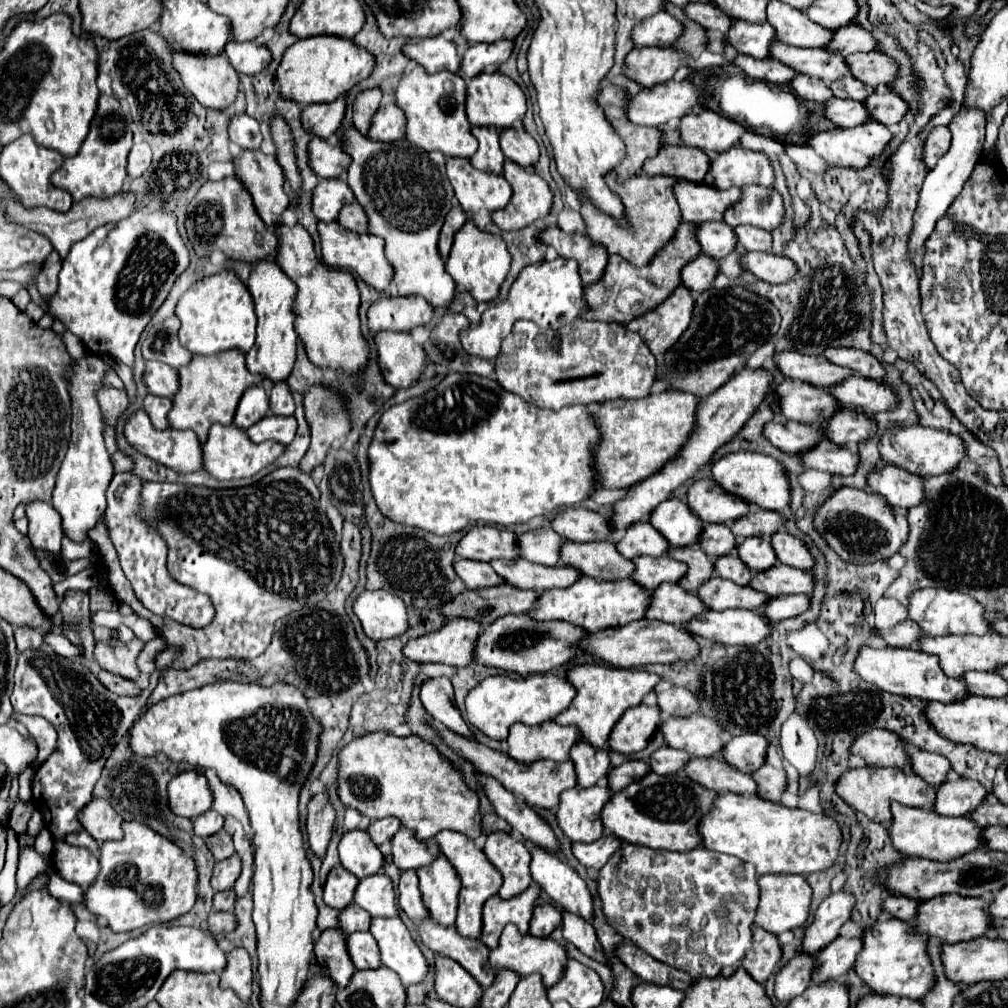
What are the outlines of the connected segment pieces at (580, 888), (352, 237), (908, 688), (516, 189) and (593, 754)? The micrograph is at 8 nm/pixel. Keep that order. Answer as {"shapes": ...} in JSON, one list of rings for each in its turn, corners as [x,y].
{"shapes":[[[[535,848],[531,860],[531,876],[541,884],[545,894],[549,894],[563,910],[579,914],[583,920],[593,920],[593,896],[579,874],[565,864],[559,856]]],[[[319,222],[319,236],[321,236],[321,256],[323,256],[323,262],[327,266],[351,270],[361,280],[365,280],[369,286],[373,286],[379,292],[383,292],[391,286],[393,266],[385,258],[383,240],[379,236],[375,236],[375,234],[355,234],[347,228],[339,226],[339,222],[329,222],[329,224]]],[[[863,648],[859,652],[859,658],[855,660],[855,672],[865,680],[875,684],[877,688],[903,696],[903,698],[919,698],[925,702],[961,702],[963,698],[969,696],[965,680],[955,680],[947,678],[947,674],[939,668],[939,658],[933,654],[921,652],[921,650],[911,650],[911,648]]],[[[505,160],[503,176],[513,188],[513,198],[503,210],[495,210],[495,214],[491,214],[499,228],[523,230],[551,212],[553,194],[541,176],[511,160]]],[[[579,742],[571,750],[571,760],[577,772],[577,784],[583,788],[605,784],[611,770],[611,760],[607,750],[593,748],[589,742]]]]}

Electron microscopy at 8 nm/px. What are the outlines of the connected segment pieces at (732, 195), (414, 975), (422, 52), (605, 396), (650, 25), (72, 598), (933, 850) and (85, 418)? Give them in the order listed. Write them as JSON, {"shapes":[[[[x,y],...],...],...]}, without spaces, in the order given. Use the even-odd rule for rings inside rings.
{"shapes":[[[[679,180],[675,184],[675,196],[685,222],[703,224],[709,220],[723,220],[723,214],[729,206],[741,200],[741,190],[719,190],[703,182]]],[[[399,916],[373,918],[369,932],[381,948],[383,966],[397,972],[403,986],[415,986],[425,980],[429,964]]],[[[443,36],[409,42],[403,52],[411,60],[421,64],[429,74],[435,74],[439,70],[457,72],[461,68],[461,56],[457,54],[455,44],[451,40],[445,40]]],[[[519,320],[513,326],[513,332],[505,338],[501,352],[495,360],[495,378],[505,390],[519,394],[523,400],[539,408],[561,410],[563,406],[573,406],[573,404],[587,406],[615,398],[643,398],[651,394],[651,386],[657,380],[657,364],[651,350],[647,350],[643,338],[617,322],[579,320],[573,322],[571,326],[565,326],[563,330],[547,330],[543,336],[543,328],[537,330],[533,322]]],[[[661,10],[655,18],[649,18],[635,30],[635,46],[671,46],[679,34],[683,34],[683,24],[671,16],[669,12]]],[[[69,590],[61,602],[61,634],[67,636],[73,644],[77,644],[77,618],[87,618],[89,614],[89,592]]],[[[897,802],[891,804],[891,812],[893,812],[893,820],[889,826],[889,836],[891,836],[893,846],[905,856],[951,862],[985,844],[983,828],[977,826],[971,818],[947,818],[947,816],[935,814],[933,810],[907,808]]],[[[81,358],[73,362],[71,372],[71,396],[73,396],[73,436],[69,450],[65,454],[65,460],[61,464],[61,470],[57,474],[57,486],[53,490],[53,508],[63,518],[63,534],[71,542],[85,542],[89,540],[89,530],[97,526],[99,518],[105,510],[105,492],[113,478],[113,466],[105,448],[103,438],[103,418],[95,400],[95,390],[103,382],[103,376],[113,366],[107,360],[97,358]]]]}

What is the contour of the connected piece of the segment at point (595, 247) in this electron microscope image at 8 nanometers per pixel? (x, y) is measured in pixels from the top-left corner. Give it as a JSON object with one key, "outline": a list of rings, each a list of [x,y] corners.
{"outline":[[[559,228],[547,230],[543,234],[543,240],[557,250],[563,258],[573,258],[579,262],[579,272],[583,278],[583,284],[595,284],[603,278],[603,270],[607,268],[607,250],[599,244],[595,244],[591,238],[581,234],[567,234]]]}

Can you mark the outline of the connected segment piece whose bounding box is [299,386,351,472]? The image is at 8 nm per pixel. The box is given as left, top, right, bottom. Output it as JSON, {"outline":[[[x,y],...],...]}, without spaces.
{"outline":[[[311,386],[311,390],[303,394],[303,400],[305,400],[305,418],[311,428],[311,446],[305,452],[305,456],[299,464],[299,470],[311,472],[315,466],[325,462],[325,456],[327,456],[327,450],[331,448],[331,444],[335,440],[341,440],[347,436],[347,432],[351,430],[351,424],[349,424],[347,412],[343,408],[343,400],[333,390],[327,390],[323,386]]]}

